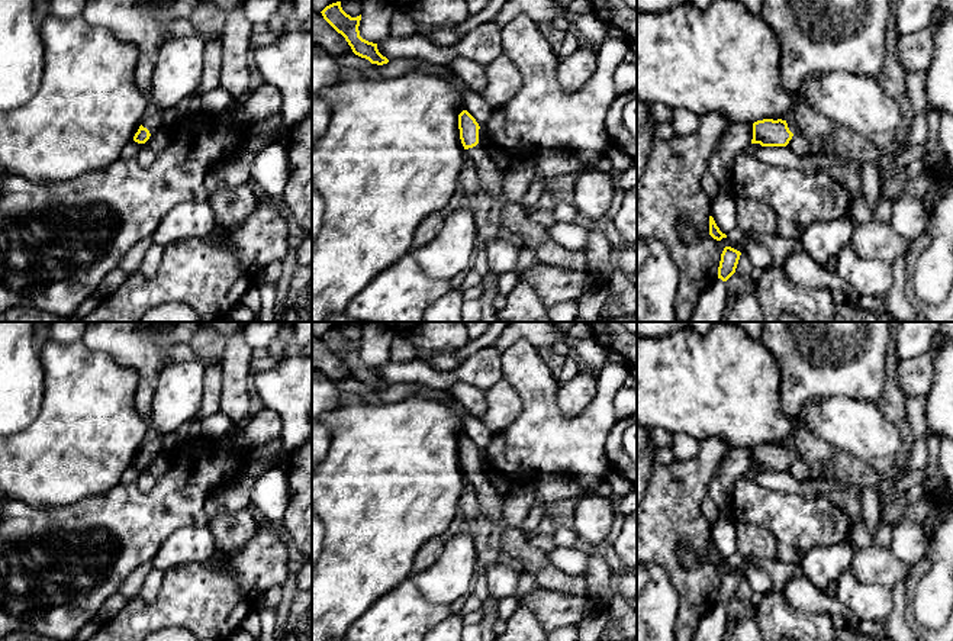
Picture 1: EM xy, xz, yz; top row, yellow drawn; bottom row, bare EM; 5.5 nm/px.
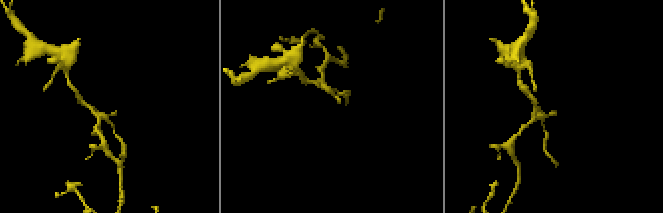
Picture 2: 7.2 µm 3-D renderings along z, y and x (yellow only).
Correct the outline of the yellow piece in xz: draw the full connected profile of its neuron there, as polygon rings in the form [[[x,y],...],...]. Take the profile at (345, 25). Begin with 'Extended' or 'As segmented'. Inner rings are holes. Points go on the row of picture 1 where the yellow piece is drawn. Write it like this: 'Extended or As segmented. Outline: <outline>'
As segmented. Outline: [[[341,1],[326,6],[321,13],[323,19],[345,38],[355,55],[377,65],[389,62],[389,59],[379,52],[377,44],[368,42],[360,36],[358,26],[361,15],[351,17],[342,10]]]

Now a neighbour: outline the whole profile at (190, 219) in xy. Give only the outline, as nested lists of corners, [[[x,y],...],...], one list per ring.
[[[209,200],[184,202],[161,219],[151,238],[165,248],[187,238],[205,238],[216,229],[216,213]]]

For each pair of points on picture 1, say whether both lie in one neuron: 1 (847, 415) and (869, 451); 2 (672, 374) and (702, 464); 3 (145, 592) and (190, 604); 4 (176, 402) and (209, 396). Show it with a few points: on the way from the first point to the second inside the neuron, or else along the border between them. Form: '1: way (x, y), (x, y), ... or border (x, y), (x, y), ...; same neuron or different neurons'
1: way (852, 424), (869, 443); same neuron
2: border (699, 441), (721, 438), (730, 447); different neurons
3: border (164, 573), (161, 589), (153, 601), (135, 598); different neurons
4: border (208, 364), (203, 373), (203, 396), (196, 416); different neurons

